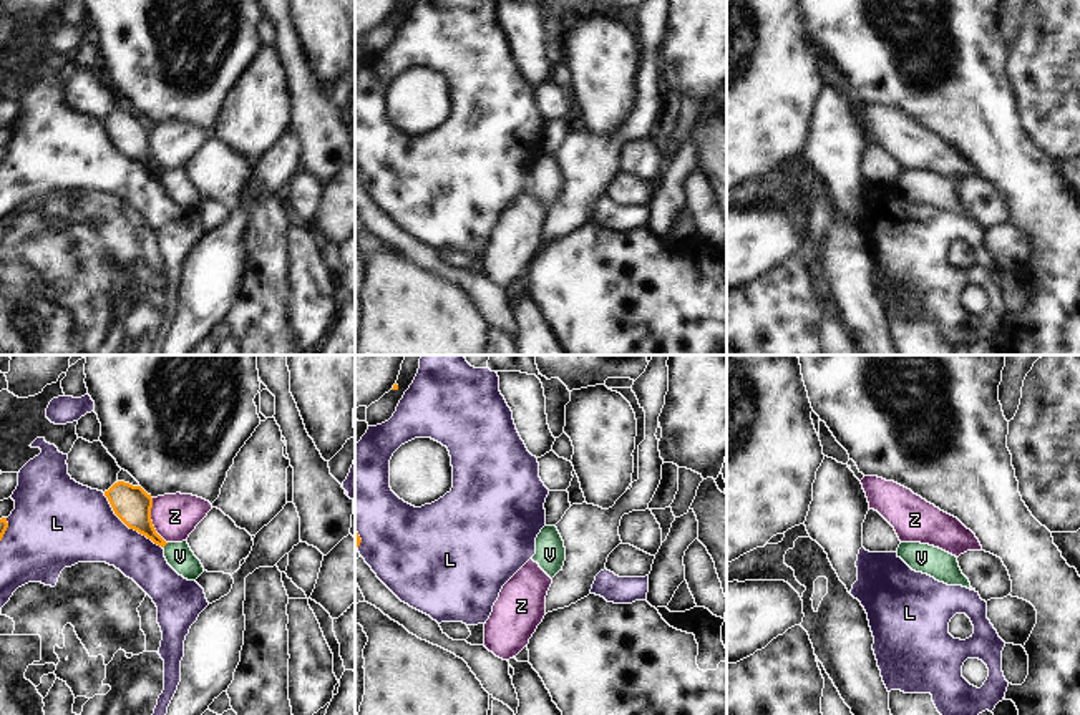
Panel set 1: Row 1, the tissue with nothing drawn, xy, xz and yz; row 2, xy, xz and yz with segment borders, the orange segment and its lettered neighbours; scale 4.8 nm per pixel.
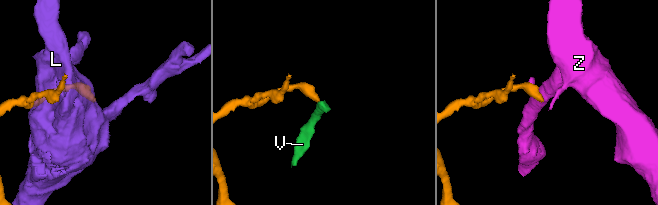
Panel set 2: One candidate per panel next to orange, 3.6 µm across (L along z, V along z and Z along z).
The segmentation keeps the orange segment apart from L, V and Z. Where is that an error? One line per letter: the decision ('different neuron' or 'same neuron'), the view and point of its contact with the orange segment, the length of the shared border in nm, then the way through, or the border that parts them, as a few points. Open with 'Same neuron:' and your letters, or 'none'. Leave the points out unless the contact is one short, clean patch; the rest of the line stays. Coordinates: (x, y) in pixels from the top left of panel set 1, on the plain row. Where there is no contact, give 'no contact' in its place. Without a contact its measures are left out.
Same neuron: none
L: different neuron; meets orange in xy at (128, 155); contact 400 nm long
V: different neuron; meets orange in xy at (165, 173); contact 40 nm long; border along xy (168, 171), (163, 176)
Z: different neuron; meets orange in xy at (151, 150); contact 240 nm long; border along xy (151, 126), (151, 153), (166, 171)

